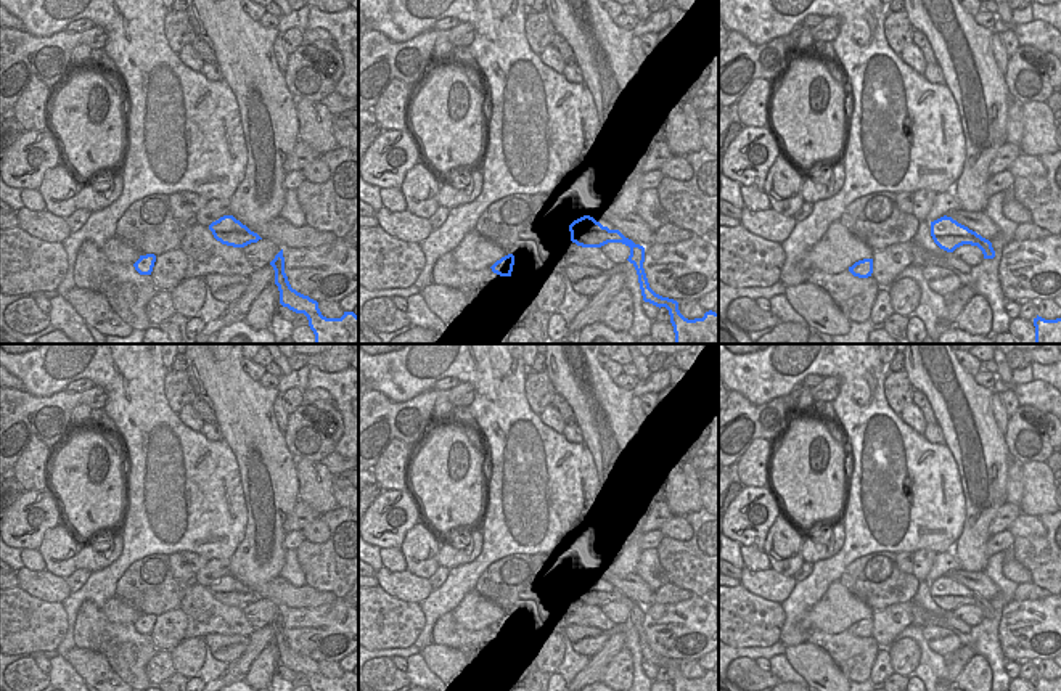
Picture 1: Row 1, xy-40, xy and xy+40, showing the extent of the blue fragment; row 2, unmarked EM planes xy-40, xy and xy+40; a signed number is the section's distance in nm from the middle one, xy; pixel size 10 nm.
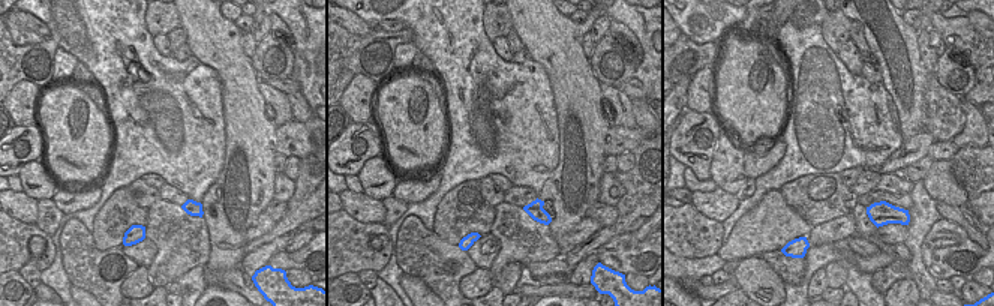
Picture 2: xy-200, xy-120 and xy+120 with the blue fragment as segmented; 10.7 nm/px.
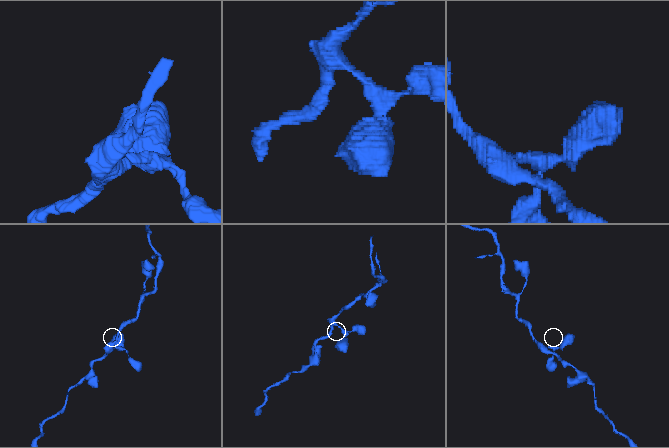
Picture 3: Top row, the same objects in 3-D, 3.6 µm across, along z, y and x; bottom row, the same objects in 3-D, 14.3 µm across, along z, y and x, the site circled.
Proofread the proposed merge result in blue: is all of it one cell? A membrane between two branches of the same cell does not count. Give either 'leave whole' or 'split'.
leave whole

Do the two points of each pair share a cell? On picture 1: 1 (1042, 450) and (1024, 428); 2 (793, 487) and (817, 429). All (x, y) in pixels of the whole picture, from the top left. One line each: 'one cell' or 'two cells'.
1: one cell
2: one cell

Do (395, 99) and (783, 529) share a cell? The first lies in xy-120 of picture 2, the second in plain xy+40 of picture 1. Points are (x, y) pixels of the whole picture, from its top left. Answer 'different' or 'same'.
different

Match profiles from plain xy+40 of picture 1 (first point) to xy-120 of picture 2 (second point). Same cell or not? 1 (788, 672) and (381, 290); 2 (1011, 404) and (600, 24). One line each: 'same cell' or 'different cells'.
1: same cell
2: same cell

